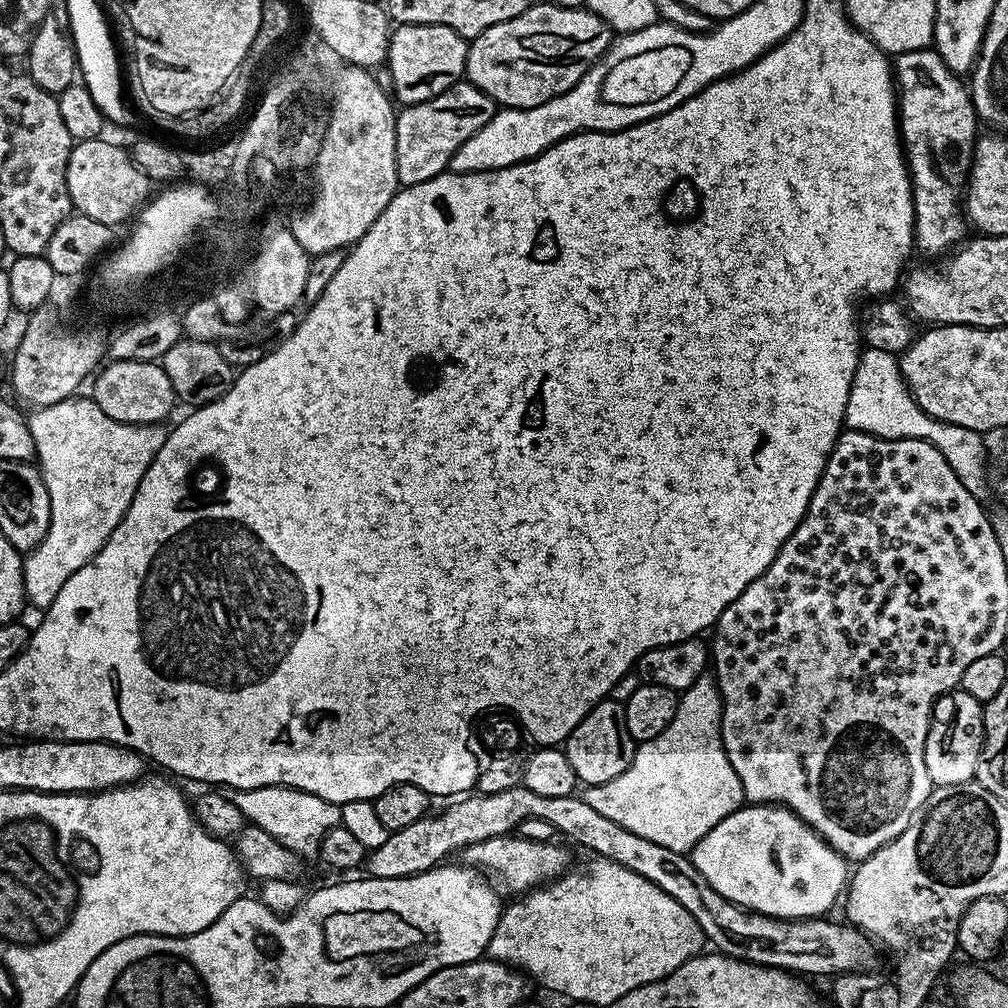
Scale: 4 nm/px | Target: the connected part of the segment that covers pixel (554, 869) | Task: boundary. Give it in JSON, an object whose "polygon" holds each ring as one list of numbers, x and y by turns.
{"polygon":[[519,834,486,838,462,849,462,860,467,867,481,871,495,881,505,893,508,891,527,894,555,880,557,876,563,876,569,867,567,850,556,843,552,840,534,842]]}

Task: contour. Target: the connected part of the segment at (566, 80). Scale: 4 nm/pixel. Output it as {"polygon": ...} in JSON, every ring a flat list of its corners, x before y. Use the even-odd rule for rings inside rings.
{"polygon":[[555,2,536,3,521,16,490,26,482,34,471,37,464,67,467,83,478,86,487,96,505,108,533,108,570,90,597,64,607,48,611,48,614,32,607,21,587,7,563,8]]}

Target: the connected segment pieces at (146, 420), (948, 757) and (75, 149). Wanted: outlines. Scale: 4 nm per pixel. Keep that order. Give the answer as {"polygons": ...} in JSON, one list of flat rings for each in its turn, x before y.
{"polygons":[[[112,360,95,373,91,384,90,396,101,416,109,416,123,424,159,424,167,421,172,407,178,404,176,391,170,386,170,378,166,378,166,370,150,360]],[[959,690,945,692,944,695,938,697,932,706,932,718,928,722,926,746,924,747,926,770,930,774,933,785,954,786,955,784,969,783,975,777,978,758,983,745,984,704,974,698,970,698,970,694]],[[108,138,73,143,70,162,66,166,66,184,73,209,79,215,89,216,94,218,94,222,109,226,117,226,123,220,131,221,144,208,150,196,148,175,133,162,131,151,111,144]]]}

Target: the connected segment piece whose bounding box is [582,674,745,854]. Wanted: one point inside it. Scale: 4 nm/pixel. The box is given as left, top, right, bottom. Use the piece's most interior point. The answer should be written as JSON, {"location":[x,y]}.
{"location":[679,785]}

